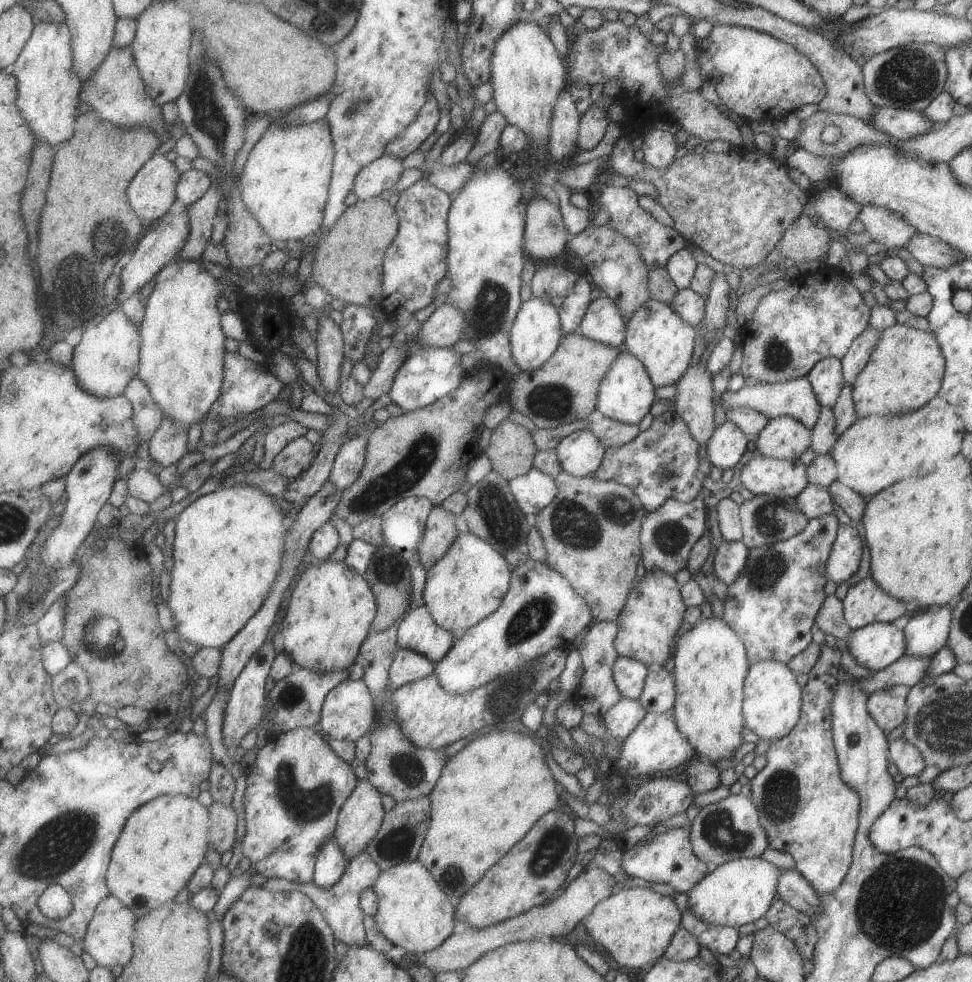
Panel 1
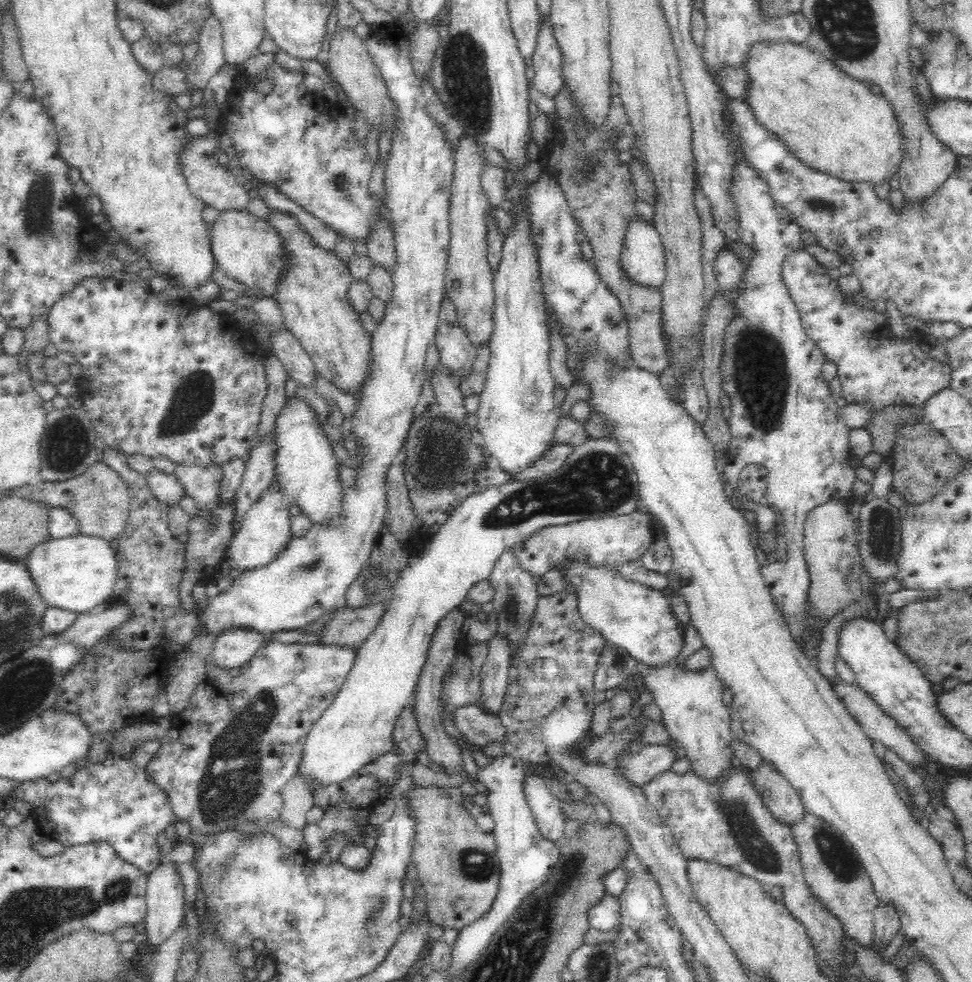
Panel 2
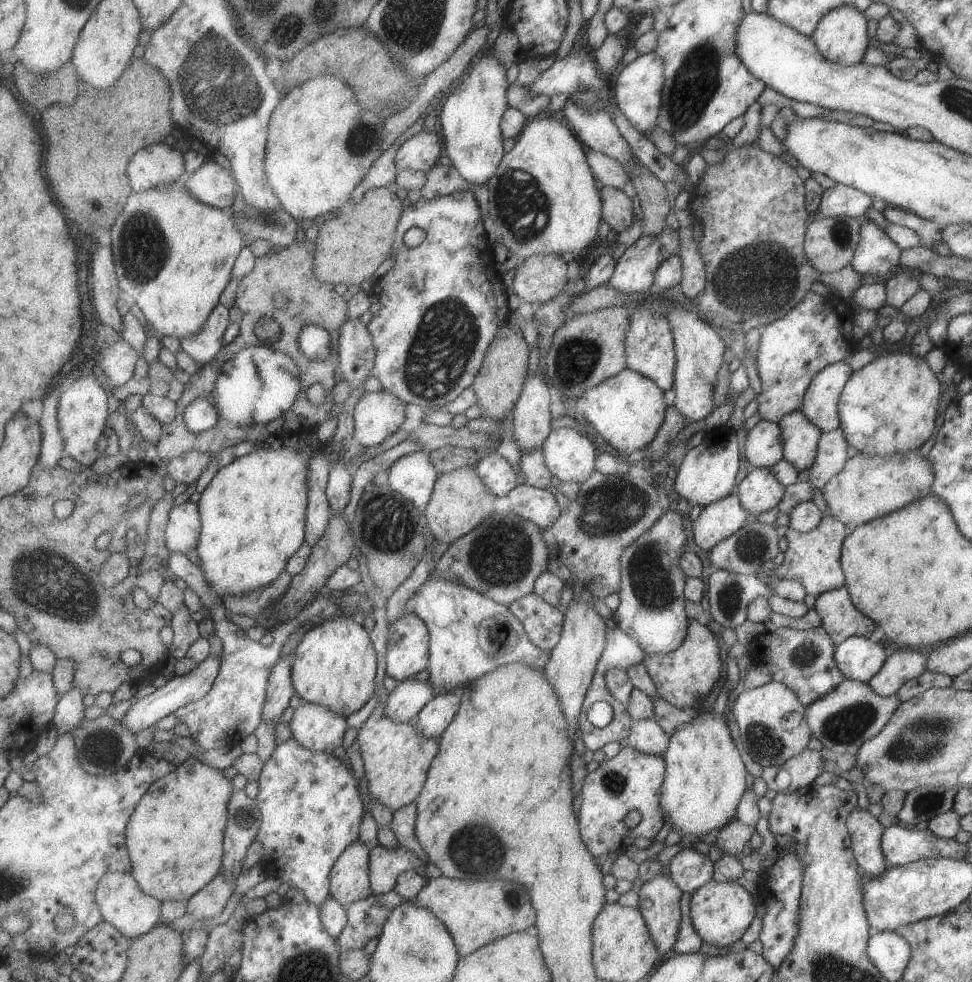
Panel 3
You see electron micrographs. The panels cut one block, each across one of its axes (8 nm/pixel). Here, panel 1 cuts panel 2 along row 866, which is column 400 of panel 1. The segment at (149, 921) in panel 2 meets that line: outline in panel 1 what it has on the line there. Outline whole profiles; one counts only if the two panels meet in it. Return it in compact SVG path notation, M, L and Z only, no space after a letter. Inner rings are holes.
M384 155L369 164L357 178L355 192L358 198L375 199L384 190L395 190L396 184L402 180L404 170L406 170L404 159L398 155Z

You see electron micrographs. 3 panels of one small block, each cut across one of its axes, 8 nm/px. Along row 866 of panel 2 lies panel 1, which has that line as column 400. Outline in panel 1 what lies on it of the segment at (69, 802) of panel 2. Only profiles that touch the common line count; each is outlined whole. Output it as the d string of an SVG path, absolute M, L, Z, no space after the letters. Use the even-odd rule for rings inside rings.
M432 94L429 103L423 108L420 118L405 132L404 136L392 141L387 148L386 155L398 155L403 159L422 148L422 144L438 130L442 120L442 108Z

